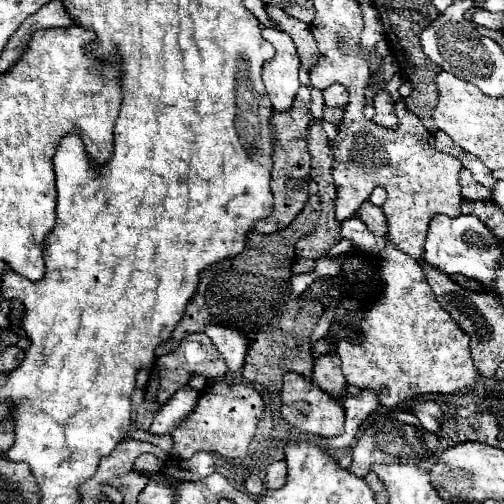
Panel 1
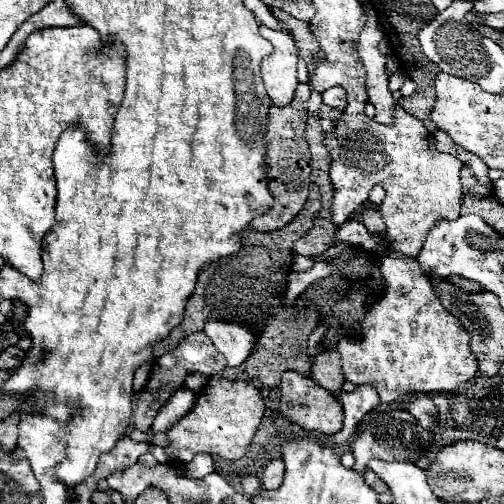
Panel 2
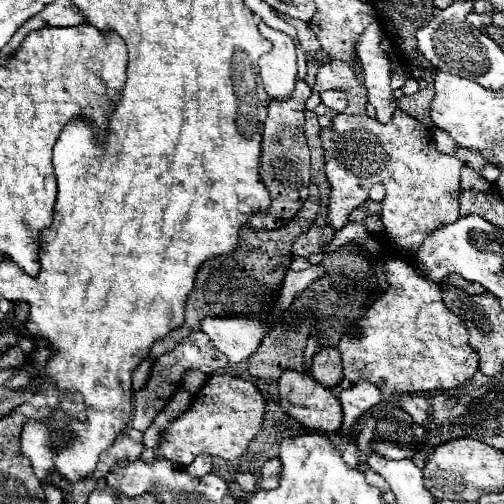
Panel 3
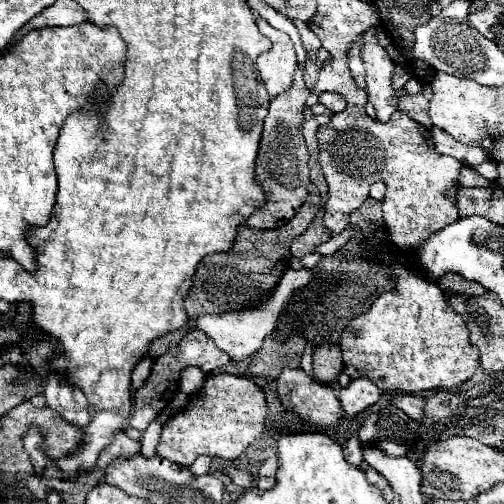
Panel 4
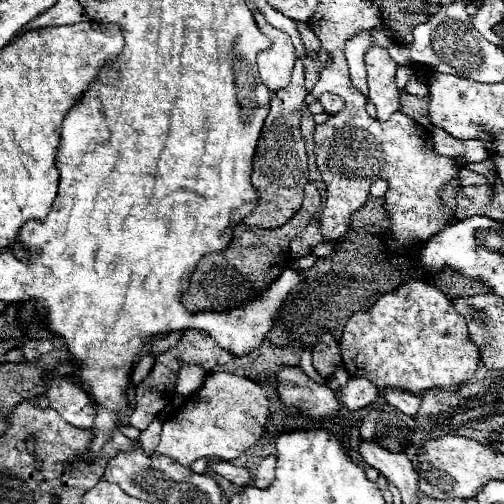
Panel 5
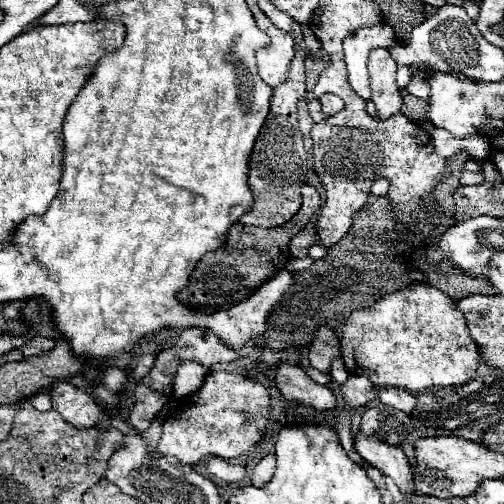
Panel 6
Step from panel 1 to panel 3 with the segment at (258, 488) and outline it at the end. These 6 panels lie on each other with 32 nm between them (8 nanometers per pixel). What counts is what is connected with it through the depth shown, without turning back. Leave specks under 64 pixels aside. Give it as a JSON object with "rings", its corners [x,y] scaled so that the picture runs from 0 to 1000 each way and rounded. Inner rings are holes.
{"rings":[[[464,937],[464,956],[484,972],[484,976],[504,976],[512,964],[508,964],[508,948],[496,940],[496,937]]]}

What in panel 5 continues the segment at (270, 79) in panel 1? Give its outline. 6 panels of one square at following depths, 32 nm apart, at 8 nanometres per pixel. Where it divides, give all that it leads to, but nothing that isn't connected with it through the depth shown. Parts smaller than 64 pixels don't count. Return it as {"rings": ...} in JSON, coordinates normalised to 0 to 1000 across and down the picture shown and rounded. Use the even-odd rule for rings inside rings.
{"rings":[[[496,4],[496,16],[504,24],[504,40],[508,40],[512,56],[540,79],[540,91],[512,107],[512,143],[516,143],[520,163],[536,175],[536,183],[552,183],[556,175],[563,175],[575,163],[575,143],[579,143],[583,119],[587,119],[587,103],[583,103],[579,79],[567,63],[540,56],[524,40],[524,32],[504,16],[500,4]]]}

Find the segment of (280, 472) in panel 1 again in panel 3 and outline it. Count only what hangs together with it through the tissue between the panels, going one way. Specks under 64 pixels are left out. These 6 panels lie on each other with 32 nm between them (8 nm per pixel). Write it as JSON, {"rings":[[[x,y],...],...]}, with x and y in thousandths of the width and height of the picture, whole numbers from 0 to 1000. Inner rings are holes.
{"rings":[[[536,909],[520,933],[516,933],[516,952],[512,952],[512,964],[524,968],[524,972],[540,972],[552,964],[552,940],[556,940],[556,913],[552,909]]]}

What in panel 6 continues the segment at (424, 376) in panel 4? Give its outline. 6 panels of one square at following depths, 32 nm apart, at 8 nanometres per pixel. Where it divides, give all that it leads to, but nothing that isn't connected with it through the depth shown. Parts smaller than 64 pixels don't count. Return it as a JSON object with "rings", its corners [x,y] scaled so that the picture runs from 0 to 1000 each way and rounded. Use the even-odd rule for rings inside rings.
{"rings":[[[825,563],[806,575],[782,579],[750,595],[742,607],[706,615],[683,643],[683,667],[675,675],[679,714],[694,742],[726,746],[742,766],[786,766],[813,778],[833,778],[853,766],[909,766],[929,758],[948,730],[948,687],[937,675],[925,631],[905,611],[905,599],[881,579]]]}

